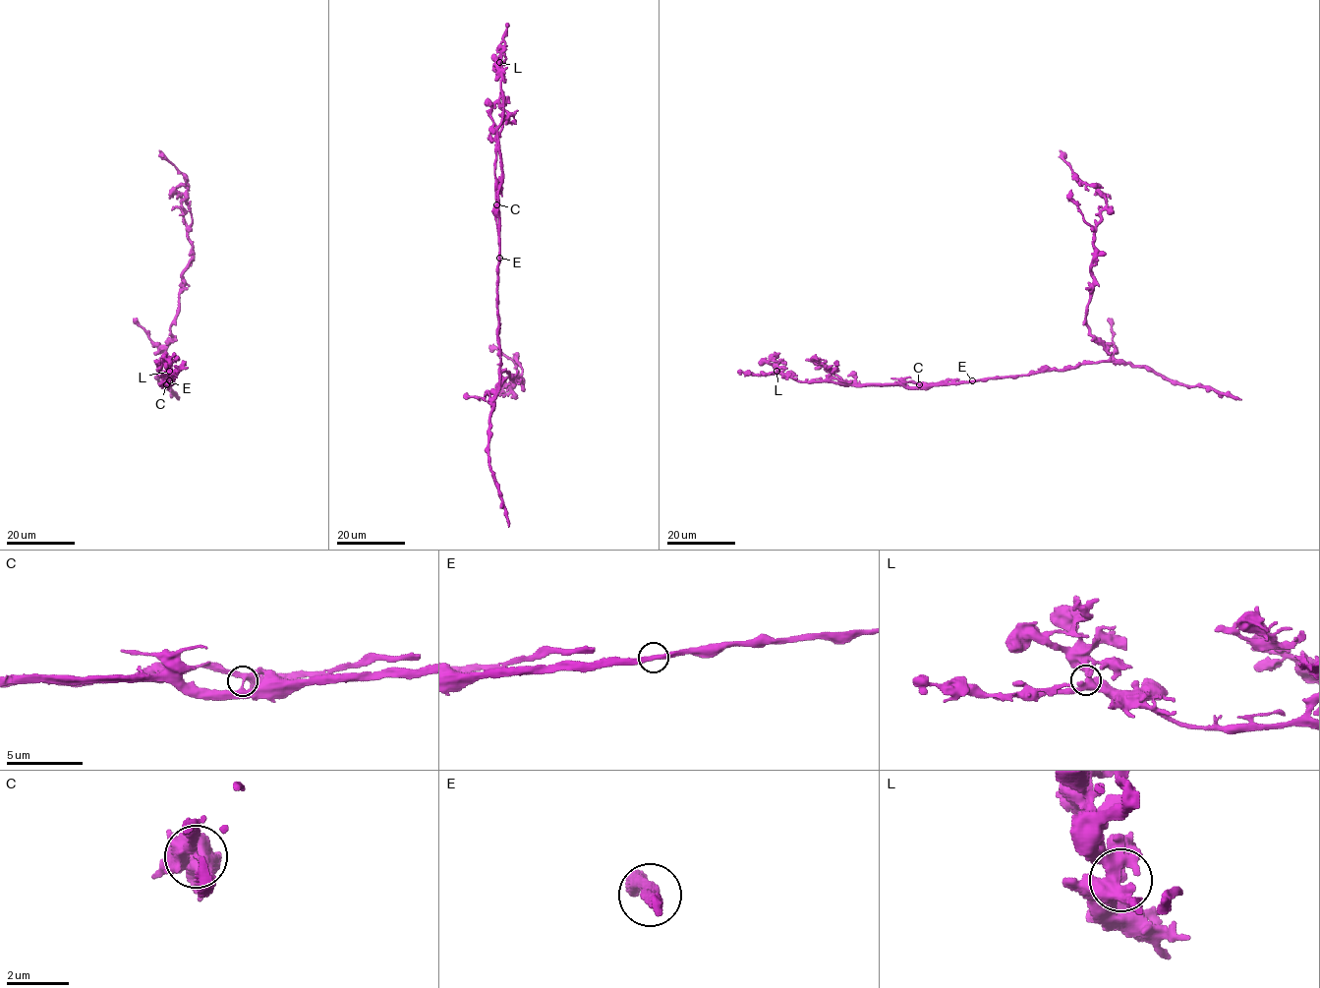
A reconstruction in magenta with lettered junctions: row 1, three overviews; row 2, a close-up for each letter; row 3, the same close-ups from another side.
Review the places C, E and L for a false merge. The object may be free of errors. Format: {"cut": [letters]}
{"cut": ["C"]}

